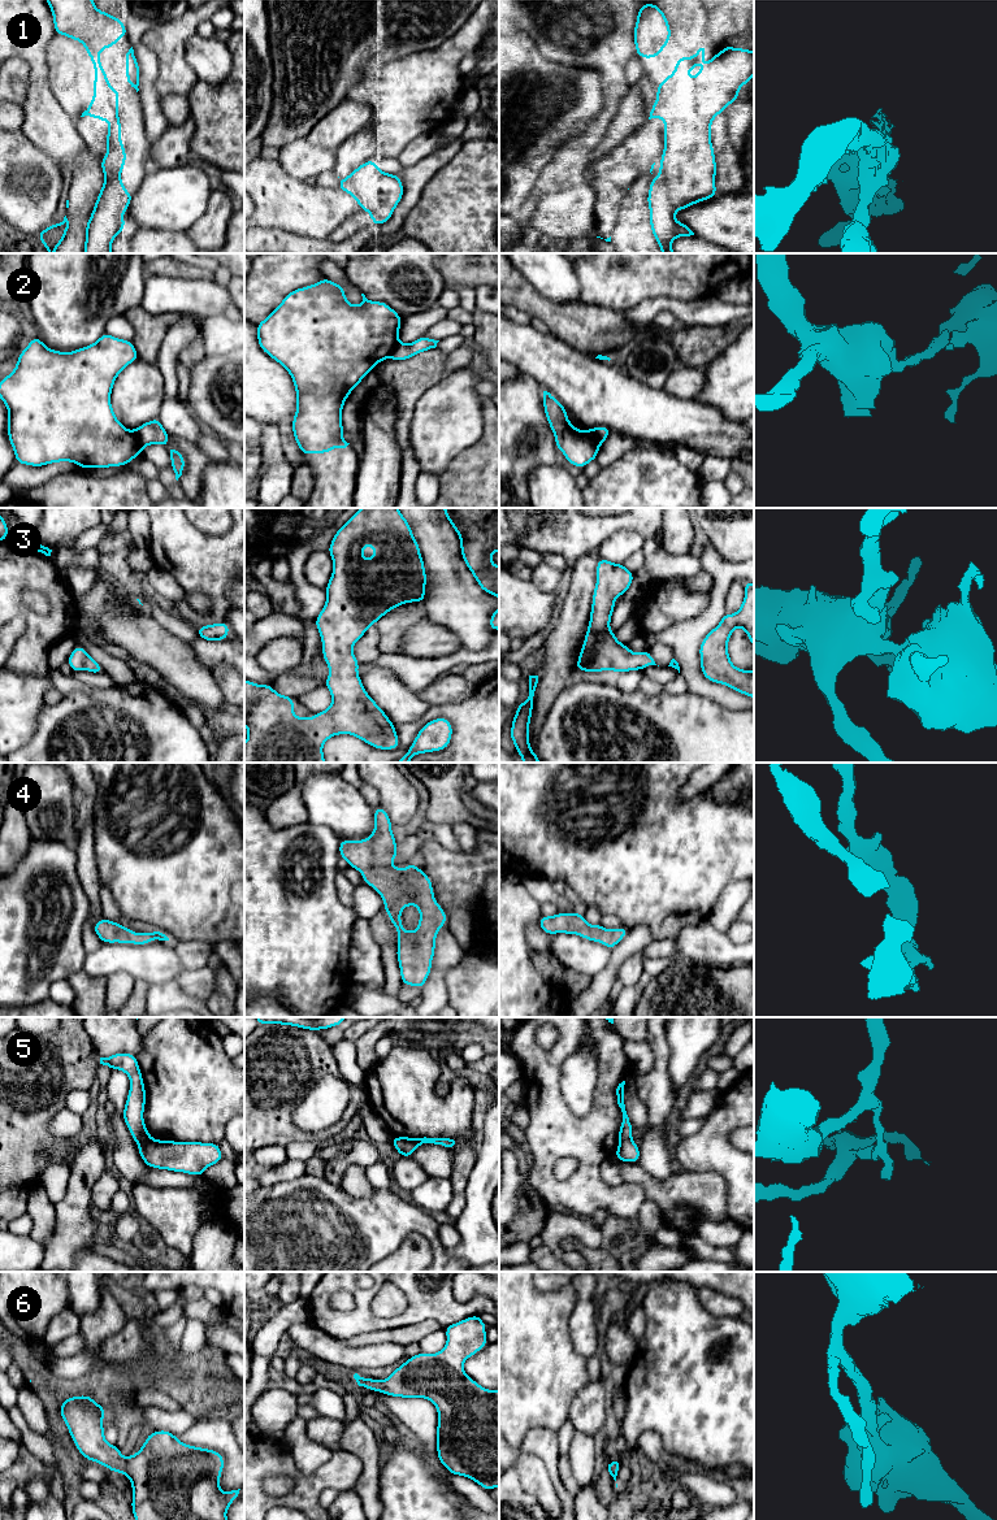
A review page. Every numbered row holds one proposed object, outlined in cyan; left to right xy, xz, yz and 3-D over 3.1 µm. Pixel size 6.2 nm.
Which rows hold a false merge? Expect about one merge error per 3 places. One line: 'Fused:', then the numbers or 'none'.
Fused: 2, 5

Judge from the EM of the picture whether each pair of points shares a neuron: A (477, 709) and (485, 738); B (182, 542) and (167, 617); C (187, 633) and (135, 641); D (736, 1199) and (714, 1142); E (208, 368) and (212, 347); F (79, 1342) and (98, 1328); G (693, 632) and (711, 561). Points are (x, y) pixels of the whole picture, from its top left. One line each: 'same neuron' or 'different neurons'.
A: same neuron
B: different neurons
C: different neurons
D: same neuron
E: different neurons
F: different neurons
G: same neuron

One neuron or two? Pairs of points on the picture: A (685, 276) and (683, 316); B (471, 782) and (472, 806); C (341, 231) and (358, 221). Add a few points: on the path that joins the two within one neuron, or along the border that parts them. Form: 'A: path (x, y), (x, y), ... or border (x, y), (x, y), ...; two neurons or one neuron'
A: border (714, 292), (689, 300), (654, 298); two neurons
B: path (467, 787), (467, 800); one neuron
C: path (345, 230), (354, 224); one neuron

